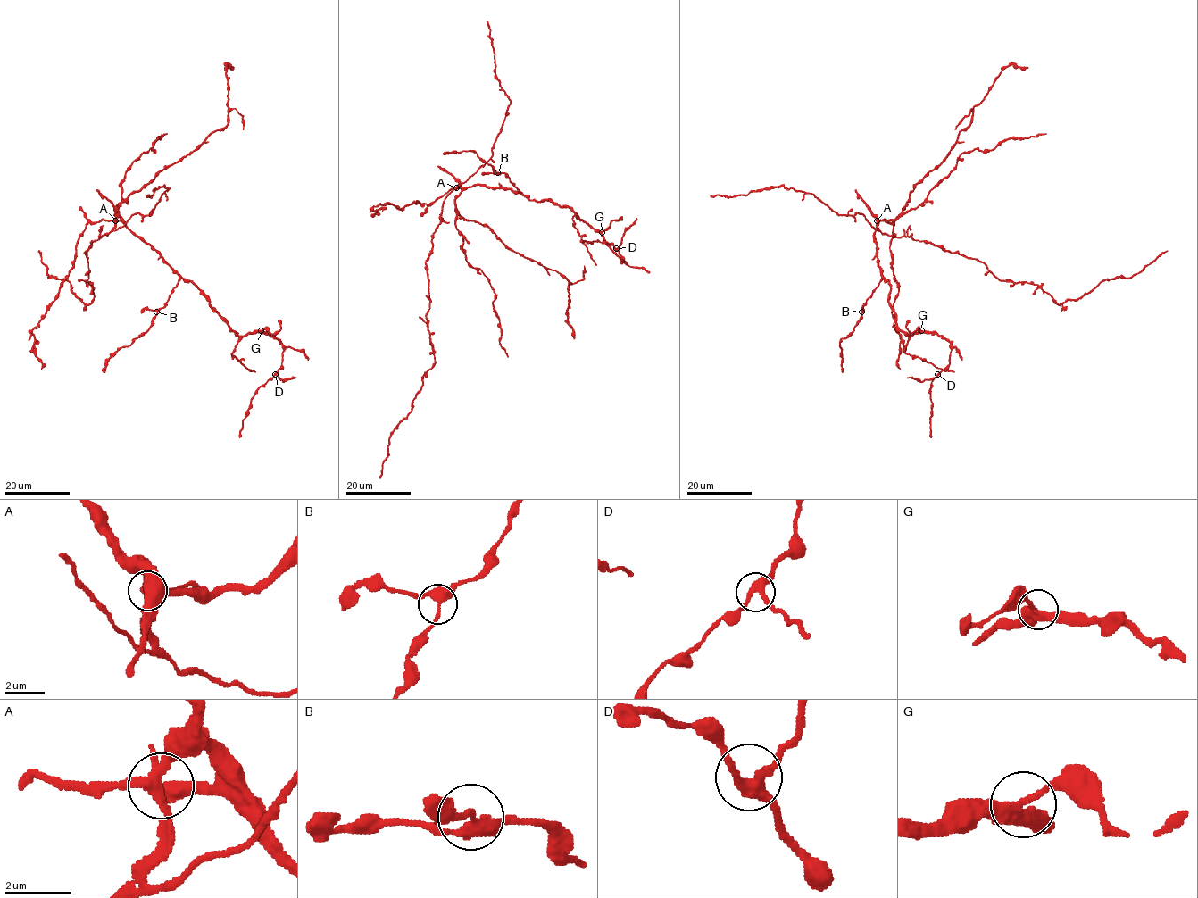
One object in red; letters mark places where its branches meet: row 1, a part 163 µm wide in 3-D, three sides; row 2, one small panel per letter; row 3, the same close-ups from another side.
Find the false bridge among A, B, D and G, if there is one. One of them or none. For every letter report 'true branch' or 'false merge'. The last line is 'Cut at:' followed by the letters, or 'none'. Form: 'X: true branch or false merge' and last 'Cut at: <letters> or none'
A: false merge
B: true branch
D: true branch
G: true branch
Cut at: A

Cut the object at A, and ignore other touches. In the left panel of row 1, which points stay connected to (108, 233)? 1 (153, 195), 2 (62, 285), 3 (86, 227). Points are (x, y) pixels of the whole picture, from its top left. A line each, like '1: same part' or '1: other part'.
1: same part
2: other part
3: other part

